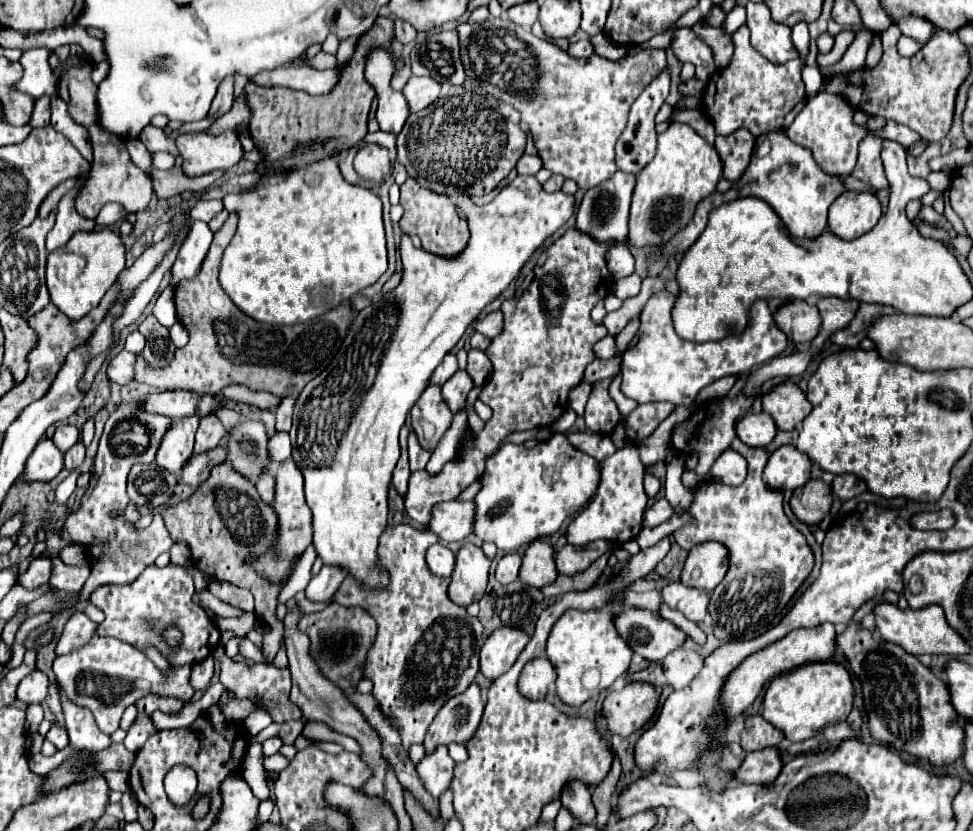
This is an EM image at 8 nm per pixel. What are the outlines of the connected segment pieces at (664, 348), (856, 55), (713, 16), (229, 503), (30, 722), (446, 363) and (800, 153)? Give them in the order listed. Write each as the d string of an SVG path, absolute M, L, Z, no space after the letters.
M669 291L651 295L641 311L641 327L621 357L621 393L639 405L651 401L669 401L675 405L675 393L699 393L725 375L747 373L755 365L771 361L787 347L787 337L775 325L767 301L751 305L749 323L741 333L729 333L727 339L711 343L683 341L673 329L673 305L675 297Z
M859 31L855 41L851 43L851 47L847 49L845 57L837 65L821 69L821 73L827 77L827 75L835 75L835 73L849 73L849 71L863 69L871 39L873 39L873 31Z
M714 6L705 18L705 22L713 27L720 27L726 17L726 13L719 7Z
M223 463L211 471L209 479L199 485L199 489L191 495L189 501L167 505L163 509L163 519L173 541L189 543L197 567L209 579L227 581L253 593L255 615L259 621L269 625L269 633L263 641L263 655L271 663L285 635L283 621L275 617L277 597L281 593L283 583L267 581L261 573L255 571L251 563L269 549L275 549L279 523L273 505L265 503L259 497L255 485L247 477L237 473L229 463Z
M29 705L27 707L27 731L37 732L40 723L43 721L43 707L41 705Z
M449 353L445 359L443 359L443 363L435 369L435 373L431 375L431 381L429 381L429 385L435 385L435 387L441 387L453 373L457 371L457 357L453 355L453 353Z
M769 133L763 135L771 141L771 153L767 157L753 155L751 165L735 183L733 199L737 197L759 197L767 201L775 213L783 219L789 233L799 239L815 239L827 229L827 211L829 205L847 191L843 187L843 179L837 175L829 175L819 169L817 161L813 159L811 149L805 149L793 143L785 133Z

